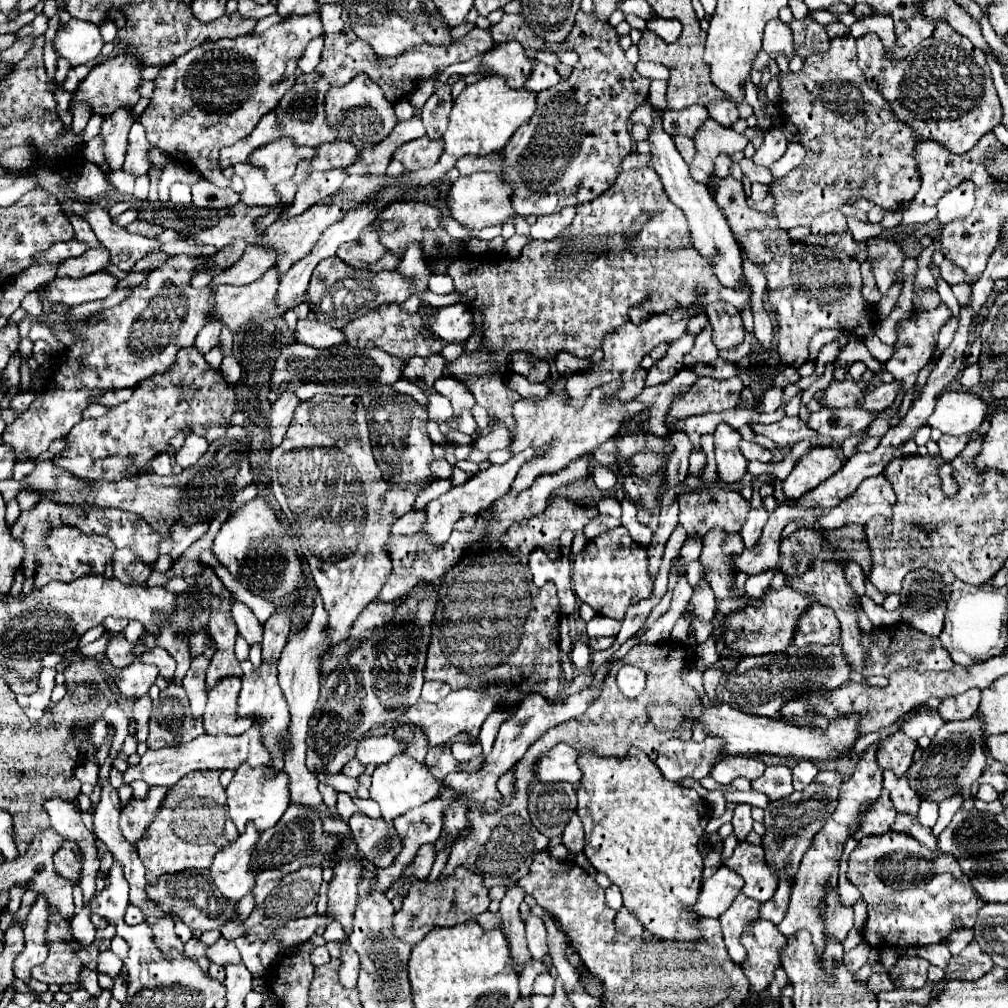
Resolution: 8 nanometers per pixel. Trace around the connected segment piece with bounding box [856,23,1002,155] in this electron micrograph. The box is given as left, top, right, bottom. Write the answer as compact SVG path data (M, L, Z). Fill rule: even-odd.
M948 23L936 27L936 33L916 47L914 57L904 61L888 61L876 33L866 33L856 39L856 45L858 67L864 71L868 85L886 99L892 115L898 115L902 123L914 129L920 141L936 141L946 151L960 155L1002 121L1002 105L984 53Z

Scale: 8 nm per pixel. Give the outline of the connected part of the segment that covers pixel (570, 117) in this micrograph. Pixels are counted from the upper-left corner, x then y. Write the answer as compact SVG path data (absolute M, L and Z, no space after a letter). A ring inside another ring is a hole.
M578 11L574 29L568 37L568 47L579 55L578 63L568 81L560 81L556 87L548 91L540 91L536 95L538 109L534 117L520 125L514 133L512 141L508 141L502 151L506 157L504 173L512 177L516 185L514 209L518 215L552 215L568 205L578 205L584 201L592 201L610 189L622 169L622 161L632 153L632 135L626 125L626 117L648 99L650 79L640 77L632 63L628 63L624 51L618 45L618 37L614 27L608 23L600 23L594 15L586 15ZM574 179L586 193L574 193Z

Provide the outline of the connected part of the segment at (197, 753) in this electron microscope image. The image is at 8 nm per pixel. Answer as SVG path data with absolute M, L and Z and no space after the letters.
M256 725L238 737L232 737L232 735L216 735L216 737L200 735L194 741L184 743L180 747L164 747L164 749L156 749L156 751L148 749L142 755L142 761L124 773L124 781L132 783L136 779L142 779L148 785L172 787L180 777L184 777L190 771L208 771L208 769L236 771L243 763L252 767L268 763L268 753L264 753L264 745L260 745L260 729L256 729Z

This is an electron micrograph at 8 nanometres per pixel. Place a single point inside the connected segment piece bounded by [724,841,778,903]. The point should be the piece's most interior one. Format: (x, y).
(748, 861)

